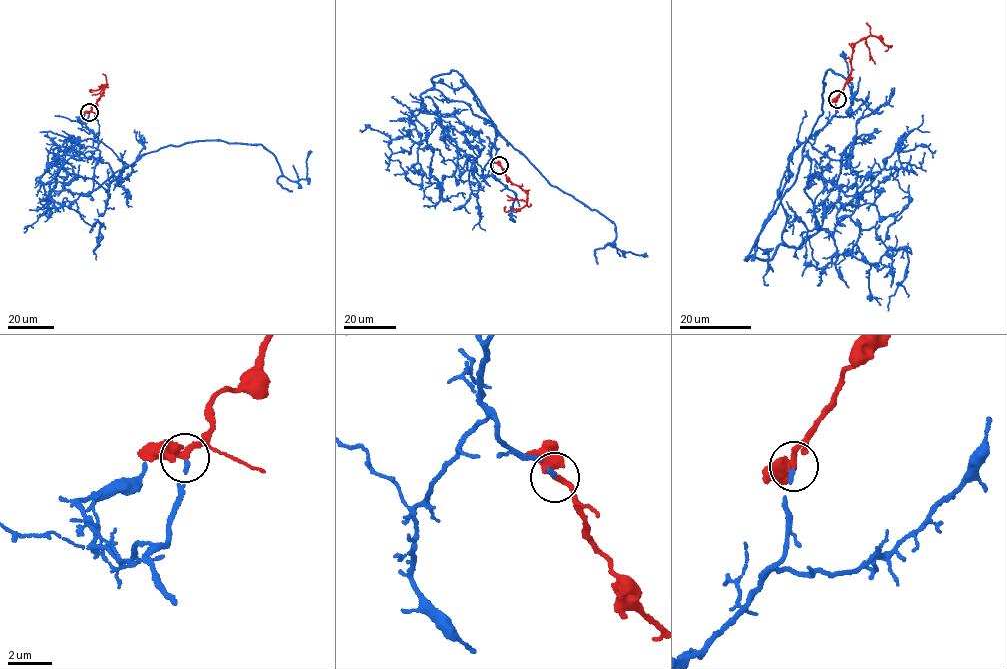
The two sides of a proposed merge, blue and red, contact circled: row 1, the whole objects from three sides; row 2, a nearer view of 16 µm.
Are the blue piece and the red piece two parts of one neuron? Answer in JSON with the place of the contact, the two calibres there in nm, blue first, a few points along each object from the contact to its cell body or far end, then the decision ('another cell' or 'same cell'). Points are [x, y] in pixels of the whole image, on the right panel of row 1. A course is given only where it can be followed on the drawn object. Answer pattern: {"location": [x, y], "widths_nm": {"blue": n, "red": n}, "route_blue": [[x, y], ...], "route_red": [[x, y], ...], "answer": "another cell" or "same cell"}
{"location": [837, 99], "widths_nm": {"blue": 180, "red": 320}, "route_blue": [[836, 99], [791, 153], [754, 245], [794, 183], [827, 70], [851, 84], [853, 104], [843, 50]], "route_red": [[836, 99], [849, 80], [855, 43], [875, 36], [891, 45], [885, 51]], "answer": "same cell"}

